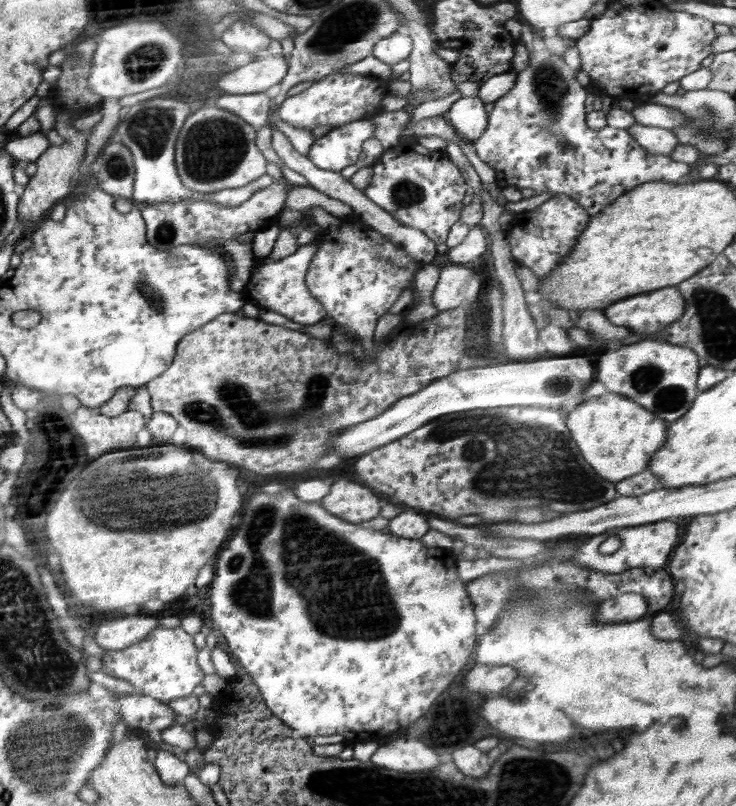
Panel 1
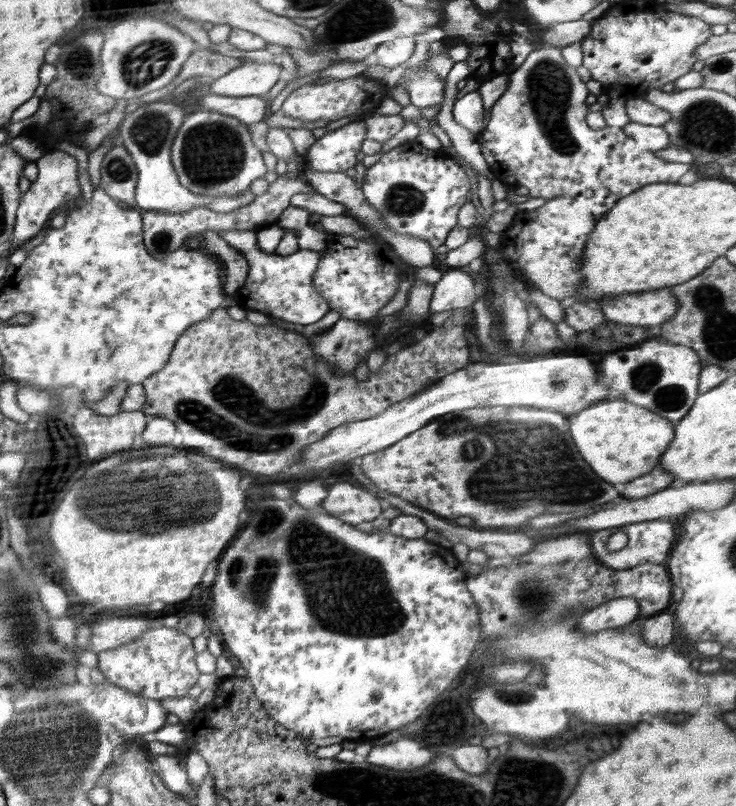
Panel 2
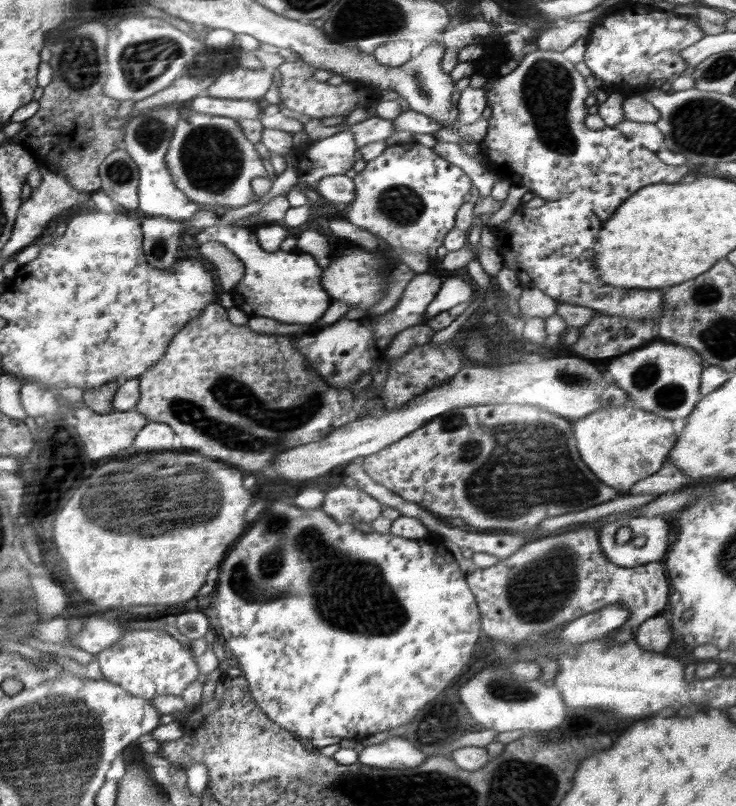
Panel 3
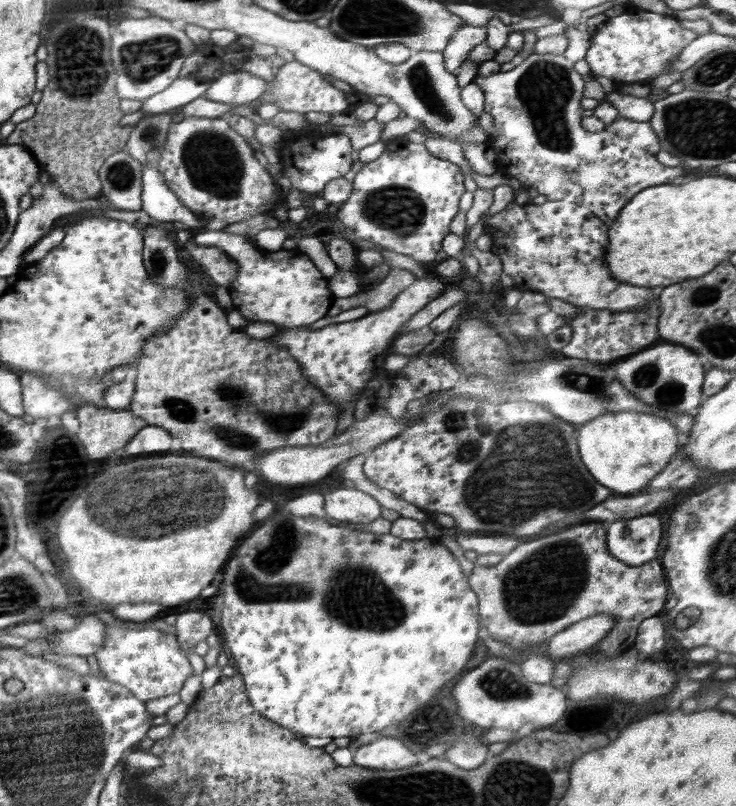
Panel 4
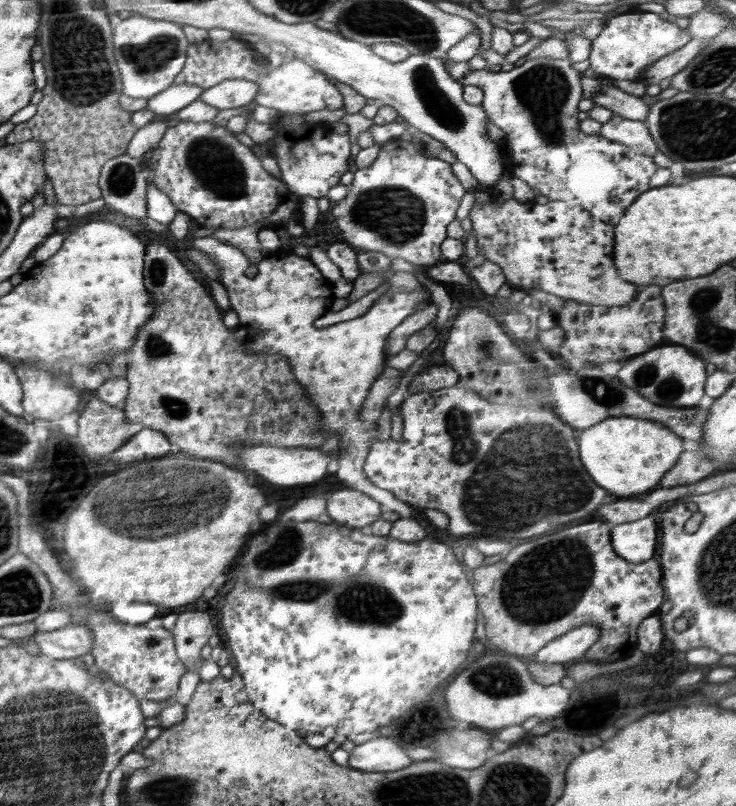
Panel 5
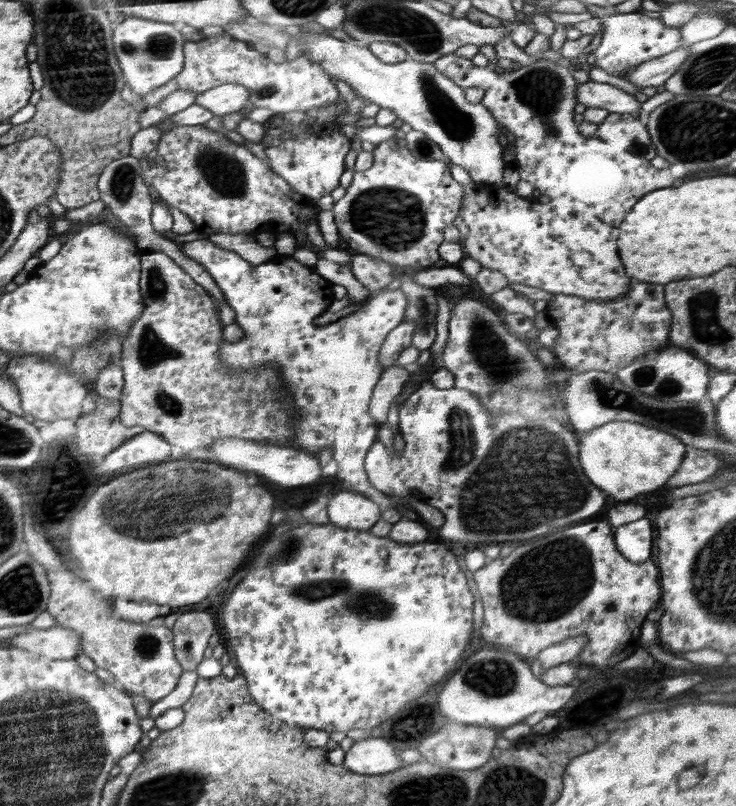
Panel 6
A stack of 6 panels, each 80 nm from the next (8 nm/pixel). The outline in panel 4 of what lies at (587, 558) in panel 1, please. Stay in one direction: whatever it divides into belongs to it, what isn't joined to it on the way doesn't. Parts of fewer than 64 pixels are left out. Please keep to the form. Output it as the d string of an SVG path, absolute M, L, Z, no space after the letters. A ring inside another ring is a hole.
M642 516L634 522L614 522L607 534L610 554L632 566L654 561L662 540L662 520L656 516Z

